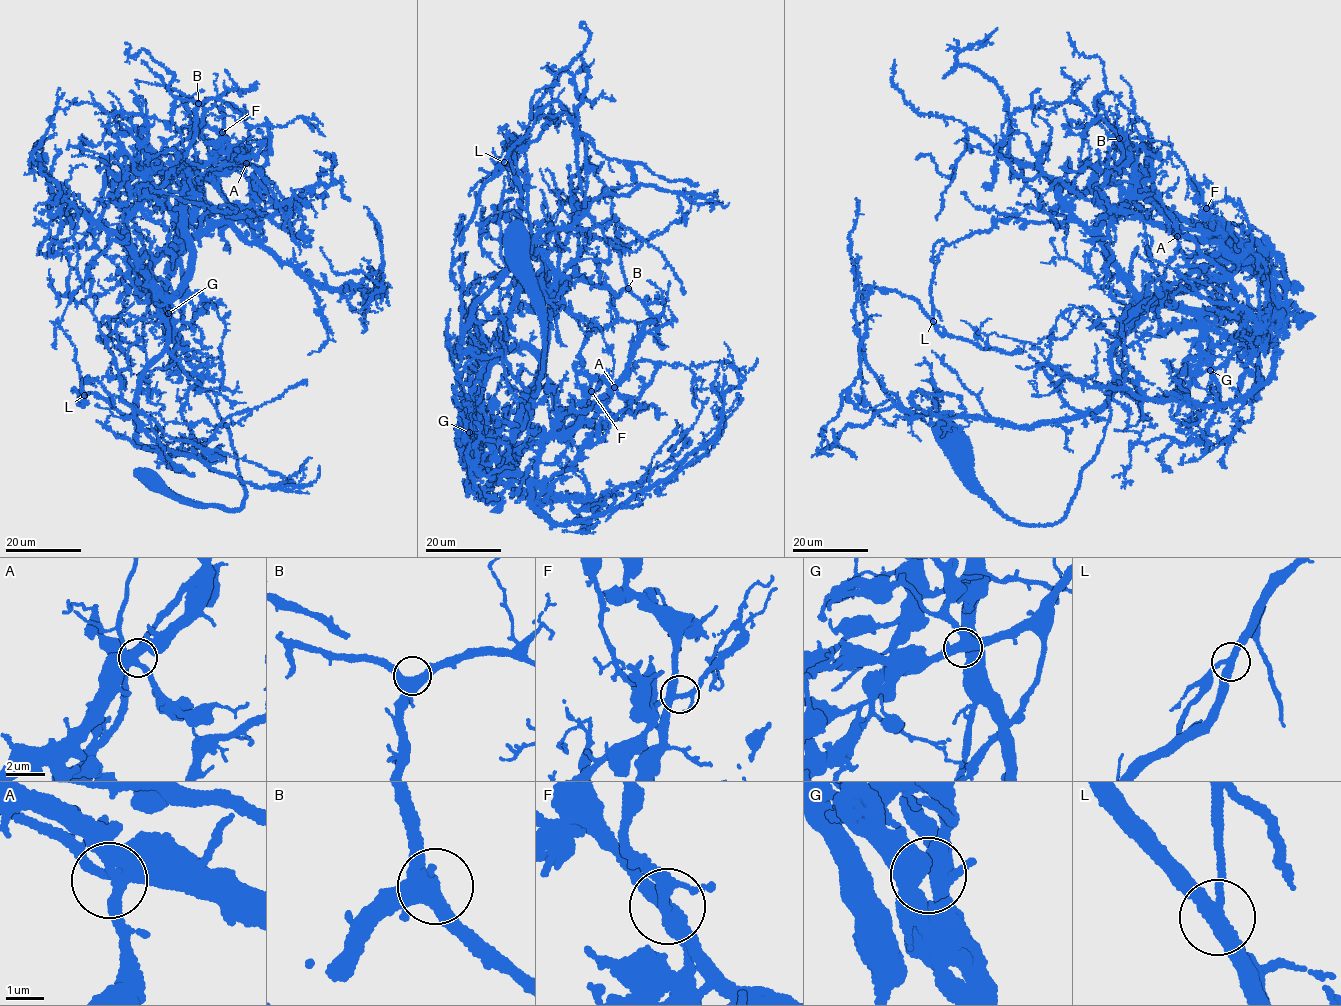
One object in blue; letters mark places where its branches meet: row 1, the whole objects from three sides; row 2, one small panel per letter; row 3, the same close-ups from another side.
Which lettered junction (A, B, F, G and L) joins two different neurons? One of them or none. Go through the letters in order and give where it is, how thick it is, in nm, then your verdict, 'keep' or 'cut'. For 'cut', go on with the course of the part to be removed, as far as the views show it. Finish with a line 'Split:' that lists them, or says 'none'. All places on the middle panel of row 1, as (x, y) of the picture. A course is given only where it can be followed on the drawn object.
A: (614, 387) | 400 nm | keep
B: (628, 288) | 420 nm | keep
F: (591, 391) | 320 nm | keep
G: (469, 432) | 400 nm | keep
L: (504, 162) | 360 nm | keep
Split: none

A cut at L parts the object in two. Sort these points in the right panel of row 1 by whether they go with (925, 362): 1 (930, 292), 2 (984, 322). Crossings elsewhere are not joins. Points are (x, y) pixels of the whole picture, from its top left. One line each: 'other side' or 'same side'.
1: same side
2: same side

